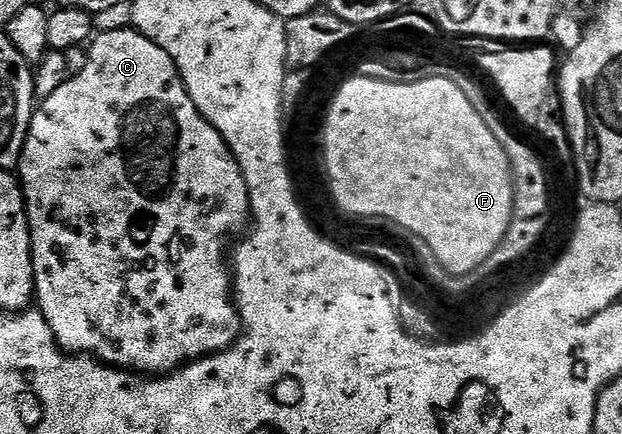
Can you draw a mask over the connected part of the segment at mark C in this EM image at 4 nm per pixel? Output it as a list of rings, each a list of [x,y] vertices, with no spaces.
[[[130,27],[109,31],[108,33],[96,32],[87,51],[87,62],[80,67],[79,73],[72,72],[67,81],[61,83],[61,87],[57,87],[57,91],[53,91],[53,95],[49,95],[49,99],[38,102],[35,114],[31,117],[31,126],[27,132],[23,153],[19,156],[17,176],[19,184],[23,186],[23,198],[27,204],[27,222],[31,232],[31,258],[35,272],[35,301],[39,312],[43,314],[45,323],[49,323],[49,331],[53,331],[53,339],[59,344],[63,352],[72,355],[90,355],[102,361],[105,365],[116,369],[126,369],[140,375],[174,373],[176,369],[186,365],[188,361],[197,361],[201,357],[223,352],[240,335],[239,311],[235,308],[233,300],[233,273],[229,268],[229,245],[227,249],[226,243],[223,242],[223,236],[226,233],[235,233],[243,224],[245,224],[244,226],[248,224],[251,212],[251,197],[247,193],[247,184],[243,178],[243,172],[237,163],[237,159],[232,155],[231,148],[223,142],[223,136],[201,115],[201,111],[197,111],[193,99],[189,99],[189,95],[185,91],[173,59],[169,59],[169,55],[165,55],[165,51],[161,51],[161,47],[157,47],[157,43],[145,39],[145,35],[141,35],[134,27]]]

